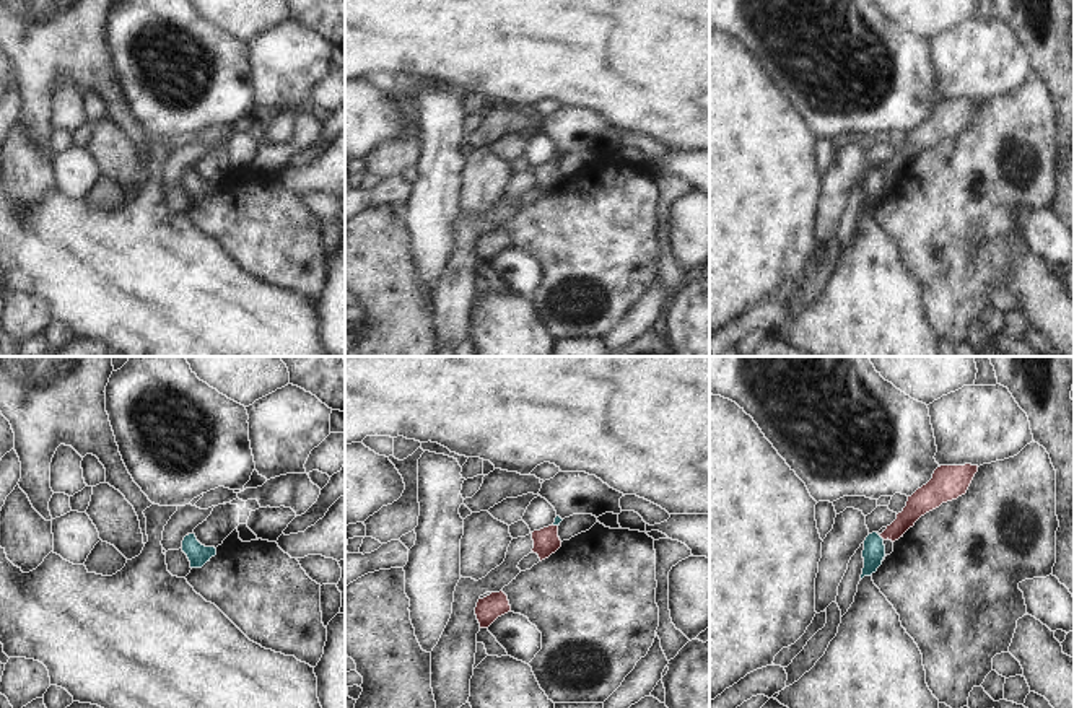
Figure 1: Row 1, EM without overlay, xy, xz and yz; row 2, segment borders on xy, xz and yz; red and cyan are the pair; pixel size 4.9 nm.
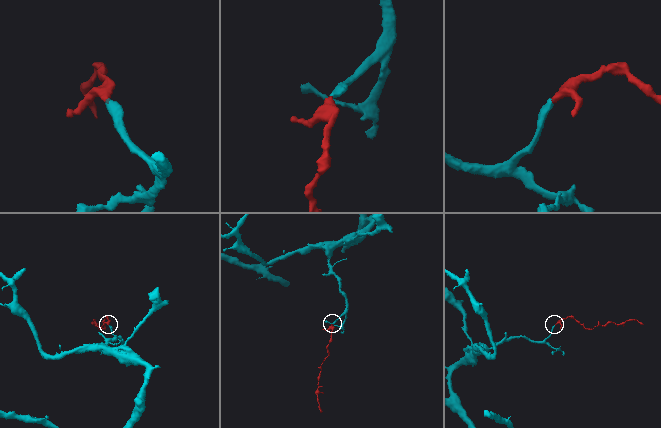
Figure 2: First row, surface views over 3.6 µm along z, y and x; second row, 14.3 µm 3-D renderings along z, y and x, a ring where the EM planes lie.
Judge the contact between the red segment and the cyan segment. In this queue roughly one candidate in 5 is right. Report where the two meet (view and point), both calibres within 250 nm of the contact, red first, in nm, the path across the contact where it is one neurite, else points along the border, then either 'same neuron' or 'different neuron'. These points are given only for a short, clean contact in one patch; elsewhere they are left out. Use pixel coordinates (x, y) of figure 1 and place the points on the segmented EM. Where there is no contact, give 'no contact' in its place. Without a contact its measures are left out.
meets red in yz at (881, 536); 120 nm thick on the red side, 110 nm on the other; runs through yz (920, 503), (892, 533), (881, 536), (874, 542), (874, 550); same neuron

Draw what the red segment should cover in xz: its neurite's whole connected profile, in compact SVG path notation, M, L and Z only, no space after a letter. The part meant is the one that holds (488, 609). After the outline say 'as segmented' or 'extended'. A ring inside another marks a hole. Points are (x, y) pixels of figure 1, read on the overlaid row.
M491 592L490 596L478 599L475 607L475 615L480 628L488 628L498 617L511 612L508 596L500 592Z; as segmented

